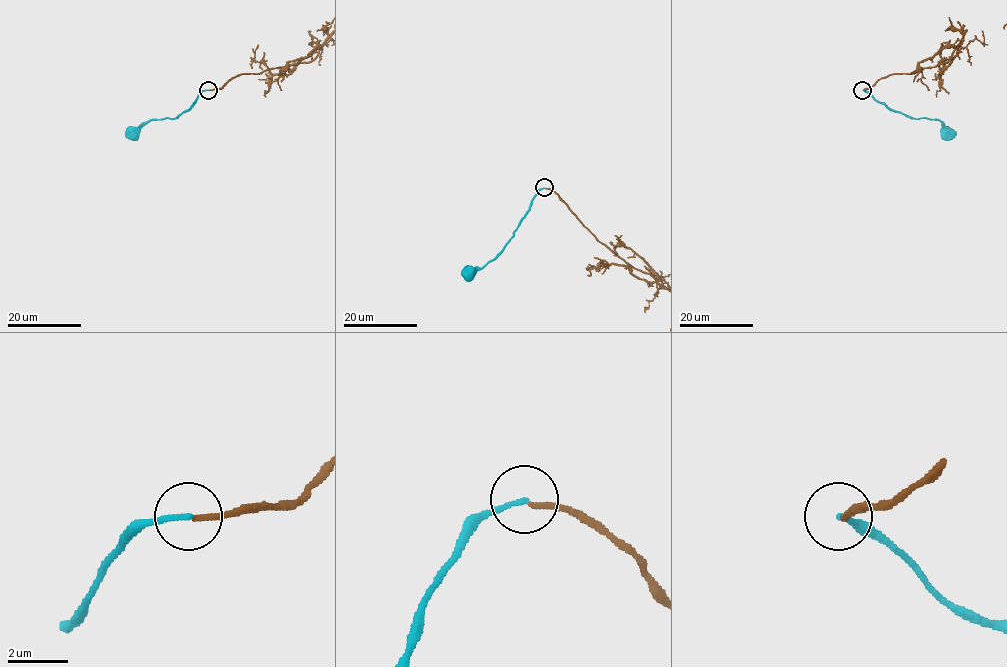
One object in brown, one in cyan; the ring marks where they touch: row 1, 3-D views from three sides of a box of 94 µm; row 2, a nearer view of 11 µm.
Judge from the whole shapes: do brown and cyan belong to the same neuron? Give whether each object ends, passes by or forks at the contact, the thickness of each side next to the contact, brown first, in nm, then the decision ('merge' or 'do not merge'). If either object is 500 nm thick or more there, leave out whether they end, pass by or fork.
brown ends; cyan ends; calibres 190 and 160 nm; do not merge

